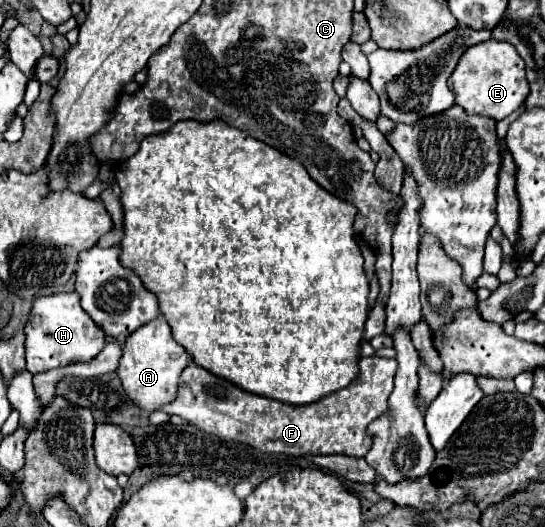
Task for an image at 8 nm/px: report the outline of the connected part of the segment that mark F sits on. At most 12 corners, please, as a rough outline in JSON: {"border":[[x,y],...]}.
{"border":[[396,360],[316,404],[240,390],[190,362],[160,406],[260,452],[362,458]]}

